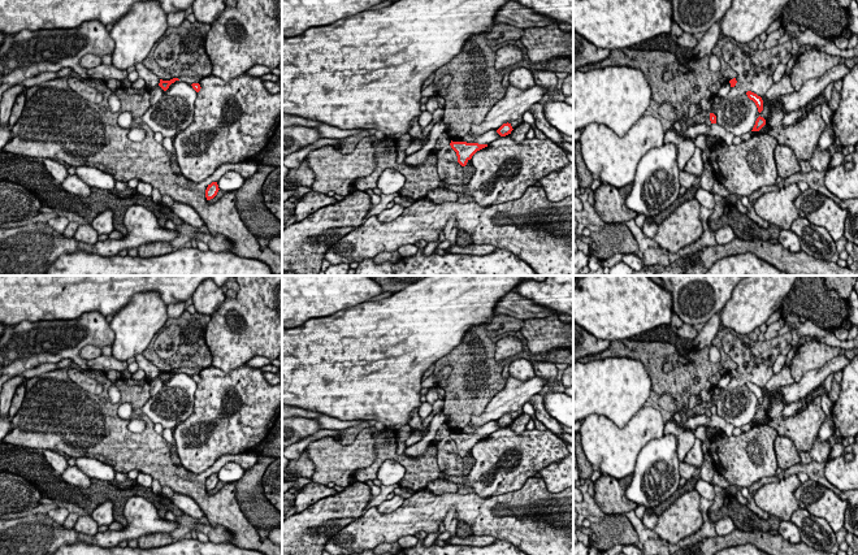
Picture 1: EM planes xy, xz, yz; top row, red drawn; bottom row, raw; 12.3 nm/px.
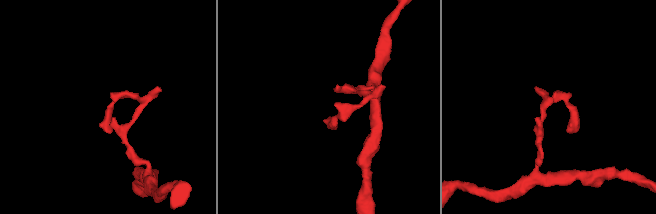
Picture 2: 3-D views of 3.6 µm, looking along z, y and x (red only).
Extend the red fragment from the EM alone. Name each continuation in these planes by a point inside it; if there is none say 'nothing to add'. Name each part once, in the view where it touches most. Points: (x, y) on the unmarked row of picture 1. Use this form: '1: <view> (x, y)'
nothing to add

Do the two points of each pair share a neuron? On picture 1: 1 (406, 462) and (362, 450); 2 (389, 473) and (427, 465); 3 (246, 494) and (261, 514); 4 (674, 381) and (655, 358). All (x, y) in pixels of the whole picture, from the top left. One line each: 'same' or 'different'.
1: different
2: different
3: same
4: same

